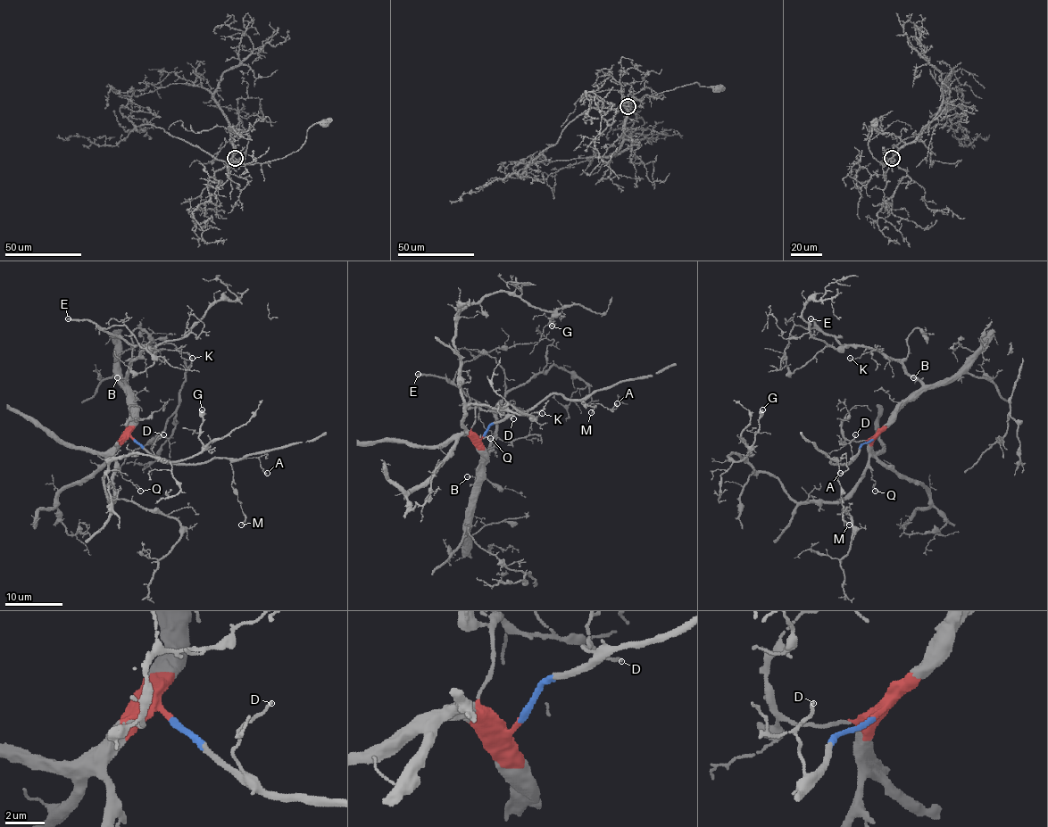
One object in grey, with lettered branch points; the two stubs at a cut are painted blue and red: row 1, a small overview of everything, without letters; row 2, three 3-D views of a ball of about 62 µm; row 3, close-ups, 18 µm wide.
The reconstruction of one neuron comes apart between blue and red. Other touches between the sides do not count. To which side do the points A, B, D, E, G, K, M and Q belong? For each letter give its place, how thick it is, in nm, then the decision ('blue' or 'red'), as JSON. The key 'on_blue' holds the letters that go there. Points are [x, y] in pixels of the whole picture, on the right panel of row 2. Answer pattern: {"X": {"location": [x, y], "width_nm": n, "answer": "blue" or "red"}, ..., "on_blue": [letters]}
{"A": {"location": [840, 473], "width_nm": 160, "answer": "blue"}, "B": {"location": [913, 377], "width_nm": 80, "answer": "red"}, "D": {"location": [855, 434], "width_nm": 140, "answer": "blue"}, "E": {"location": [810, 318], "width_nm": 300, "answer": "red"}, "G": {"location": [762, 409], "width_nm": 500, "answer": "red"}, "K": {"location": [850, 358], "width_nm": 100, "answer": "red"}, "M": {"location": [849, 525], "width_nm": 120, "answer": "blue"}, "Q": {"location": [875, 491], "width_nm": 110, "answer": "red"}, "on_blue": ["A", "D", "M"]}

